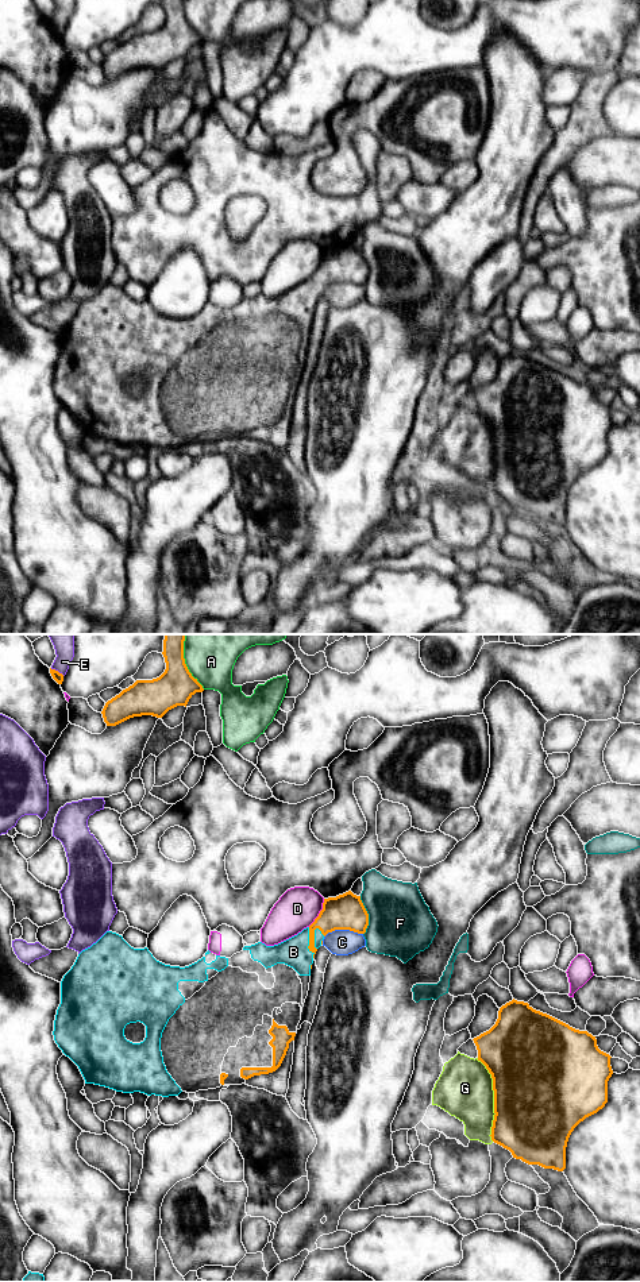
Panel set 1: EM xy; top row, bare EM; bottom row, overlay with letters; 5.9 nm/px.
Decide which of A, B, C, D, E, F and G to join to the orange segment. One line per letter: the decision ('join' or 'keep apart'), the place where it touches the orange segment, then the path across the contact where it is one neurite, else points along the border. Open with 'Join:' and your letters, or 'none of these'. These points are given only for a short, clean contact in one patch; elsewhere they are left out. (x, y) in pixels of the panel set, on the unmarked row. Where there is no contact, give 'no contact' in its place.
Join: B
A: keep apart | xy (187, 20)
B: join | xy (309, 294)
C: keep apart | xy (343, 281)
D: keep apart | xy (320, 265)
E: keep apart | xy (57, 23)
F: keep apart | xy (367, 267)
G: keep apart | xy (494, 452)

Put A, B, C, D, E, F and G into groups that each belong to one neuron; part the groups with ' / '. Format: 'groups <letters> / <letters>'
groups A / B / C / D / E / F / G

